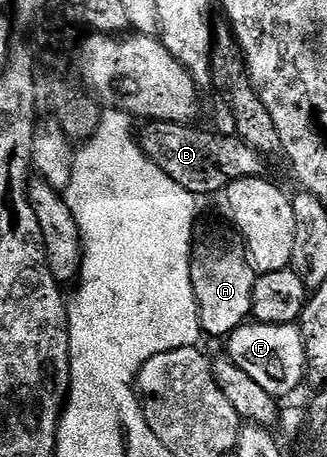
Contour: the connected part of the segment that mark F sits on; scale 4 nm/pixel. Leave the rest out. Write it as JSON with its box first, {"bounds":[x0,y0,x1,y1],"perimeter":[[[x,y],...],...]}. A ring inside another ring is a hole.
{"bounds":[228,321,306,396],"perimeter":[[[247,321],[229,335],[228,343],[228,358],[272,396],[290,395],[306,379],[304,341],[301,330],[293,323],[277,327]]]}

